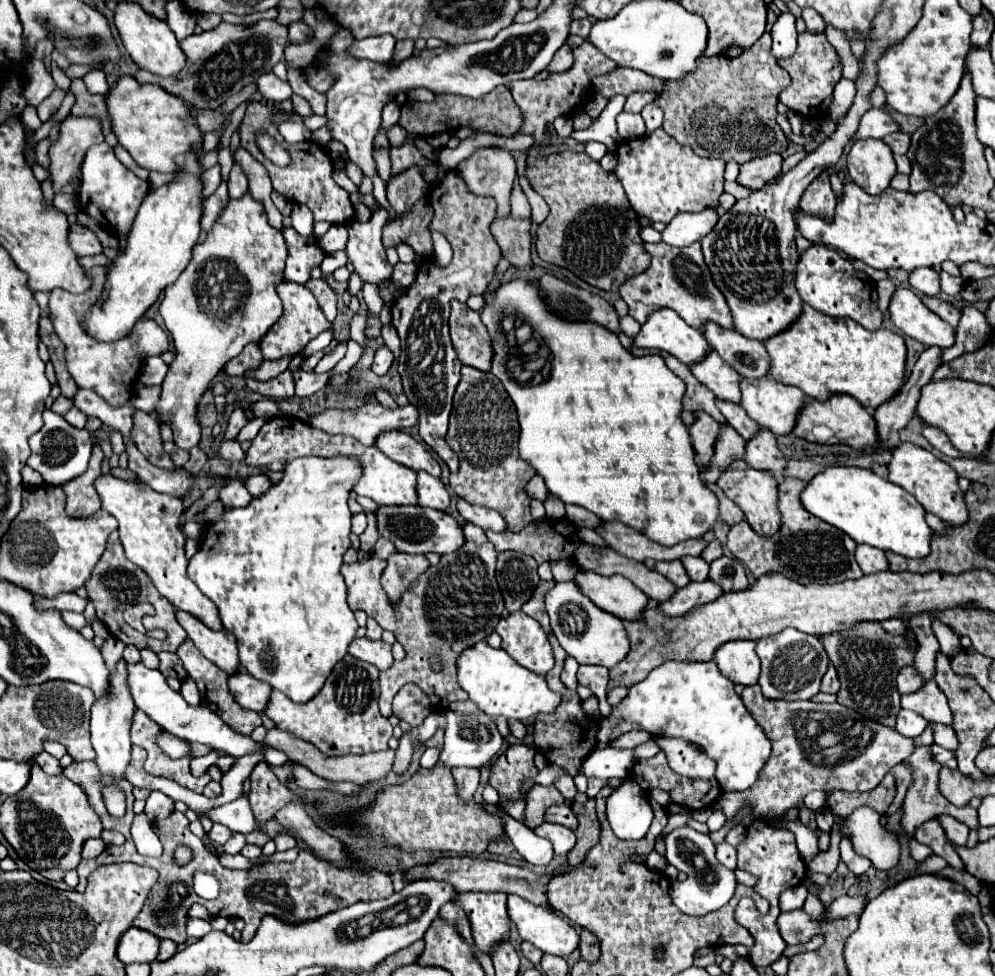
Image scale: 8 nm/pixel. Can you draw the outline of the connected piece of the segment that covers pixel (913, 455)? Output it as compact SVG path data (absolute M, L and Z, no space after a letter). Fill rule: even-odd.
M902 442L892 452L888 472L890 472L890 476L888 476L890 482L902 486L906 492L916 496L916 500L926 508L926 512L940 516L944 522L948 522L952 526L966 524L968 508L964 502L964 492L958 486L958 474L946 462L938 460L934 454L930 454L928 450L924 450L920 446L914 446L910 442Z

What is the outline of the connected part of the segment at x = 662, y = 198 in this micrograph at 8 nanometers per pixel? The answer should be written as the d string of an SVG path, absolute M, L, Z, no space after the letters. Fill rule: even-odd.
M658 128L642 138L624 140L616 154L616 176L622 182L638 216L648 216L652 222L668 224L678 212L700 212L706 208L716 210L718 214L724 212L718 198L724 188L726 162L718 158L696 156L690 146L678 144L664 132L664 128Z

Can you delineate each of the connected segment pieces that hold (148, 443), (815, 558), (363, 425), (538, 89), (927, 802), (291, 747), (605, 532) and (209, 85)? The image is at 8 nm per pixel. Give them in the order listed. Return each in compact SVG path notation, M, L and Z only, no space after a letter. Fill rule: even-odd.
M136 410L132 440L138 446L138 450L148 458L150 464L154 464L158 468L174 468L170 456L162 448L160 426L158 426L158 420L152 414Z
M784 478L778 484L780 512L782 512L782 528L778 534L770 538L762 538L744 520L732 526L726 546L738 560L742 560L750 568L754 578L760 578L768 572L782 572L784 576L790 576L800 584L810 584L810 582L822 584L822 582L842 582L850 578L862 578L862 570L854 558L854 550L856 550L854 540L850 540L850 536L838 532L838 528L818 520L816 516L812 516L802 508L800 492L804 486L806 482L798 478Z
M366 404L362 408L356 410L326 410L322 414L316 414L310 418L310 424L318 430L324 430L328 434L348 434L354 436L356 440L360 440L366 446L374 446L376 438L382 432L390 432L390 430L408 430L416 424L418 420L418 408L414 406L400 406L400 408L386 408L382 404Z
M584 42L582 46L574 48L574 66L568 72L562 74L550 74L544 80L520 80L512 84L512 96L516 100L516 104L520 106L522 114L524 114L524 126L522 126L522 134L532 134L536 138L536 148L540 148L540 144L548 142L548 134L546 134L546 124L554 122L556 116L566 116L570 114L570 110L580 108L586 104L586 86L588 86L588 100L590 100L590 92L592 92L592 78L598 74L608 74L616 68L616 64L602 56L602 52L598 54L596 48L590 42Z
M922 746L922 748L916 748L916 752L908 758L910 766L912 766L912 776L914 776L914 782L906 794L906 800L904 800L904 818L902 818L902 828L908 832L908 834L914 834L914 830L930 820L930 818L938 818L942 814L950 814L952 818L964 822L968 828L976 828L978 826L978 814L972 806L964 806L964 808L958 808L954 804L950 804L940 792L938 792L938 772L940 772L940 764L934 760L932 756L932 750L928 746Z
M272 728L266 734L266 738L264 738L262 744L270 744L270 748L282 748L282 752L286 752L290 756L290 762L298 762L298 764L306 766L310 772L314 772L316 776L326 778L326 780L334 780L334 782L350 780L350 782L356 782L356 784L370 784L370 782L386 778L386 774L392 770L392 762L394 762L394 750L384 750L384 752L374 752L374 754L362 754L362 756L348 754L348 756L340 756L340 758L328 758L322 752L318 752L312 744L302 742L302 740L290 736L290 732L284 732L280 728Z
M604 522L602 528L596 528L596 532L610 544L612 550L618 554L644 562L646 558L654 560L676 560L682 556L700 556L702 550L706 548L704 538L694 538L680 542L676 546L662 546L656 544L654 540L646 538L642 532L622 524L622 522Z
M262 20L254 26L236 26L222 22L218 28L210 32L192 34L180 42L180 48L186 56L186 66L178 76L162 78L156 74L148 74L146 70L138 70L134 78L142 84L158 84L172 96L182 98L196 110L202 108L220 108L226 98L238 94L244 86L252 84L264 72L272 72L272 66L284 60L284 48L290 44L288 28L278 24L276 20Z

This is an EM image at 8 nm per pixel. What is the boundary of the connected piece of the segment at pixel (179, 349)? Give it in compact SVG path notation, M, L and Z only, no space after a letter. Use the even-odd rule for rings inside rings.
M250 192L242 198L226 204L216 224L206 236L206 242L194 246L194 256L186 270L176 282L164 290L164 300L160 302L160 314L174 342L174 360L168 364L168 374L162 382L160 400L154 414L162 424L172 426L174 442L178 448L190 450L200 442L200 422L198 408L202 396L208 392L216 374L242 352L250 342L258 342L282 316L282 302L276 294L276 286L284 280L284 262L288 258L288 248L284 244L282 232L268 224L266 210L262 202L254 200Z

